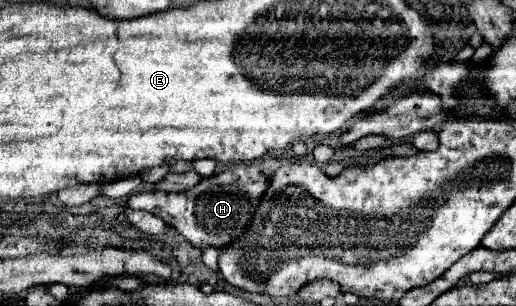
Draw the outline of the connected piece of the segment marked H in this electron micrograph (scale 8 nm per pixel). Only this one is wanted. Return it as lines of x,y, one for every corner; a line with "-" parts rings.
238,164
228,166
226,170
210,178
204,178
198,186
186,192
134,192
128,196
126,206
160,216
162,220
166,220
166,224
174,226
190,244
198,246
200,250
204,250
206,246
224,248
246,228
254,214
254,208
258,206
258,200
266,192
268,182
270,178
264,176
258,168

